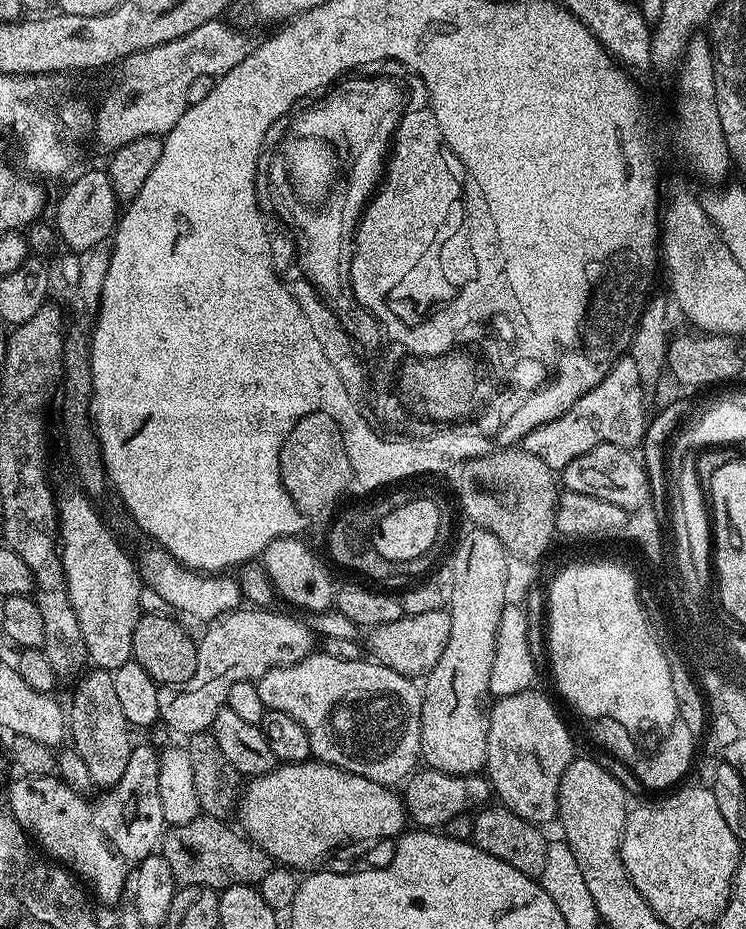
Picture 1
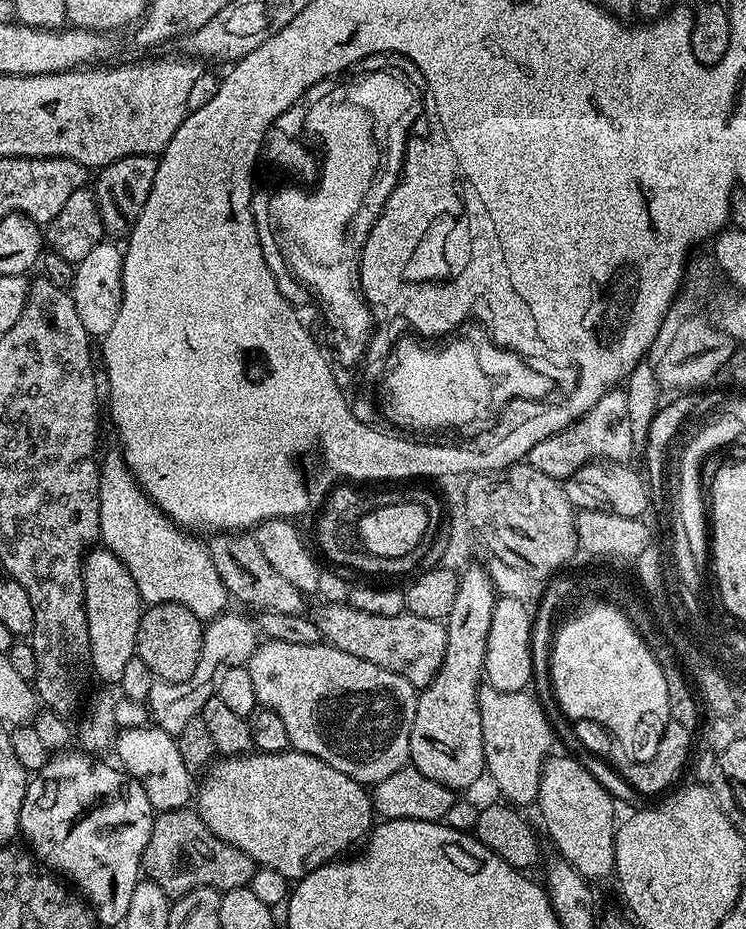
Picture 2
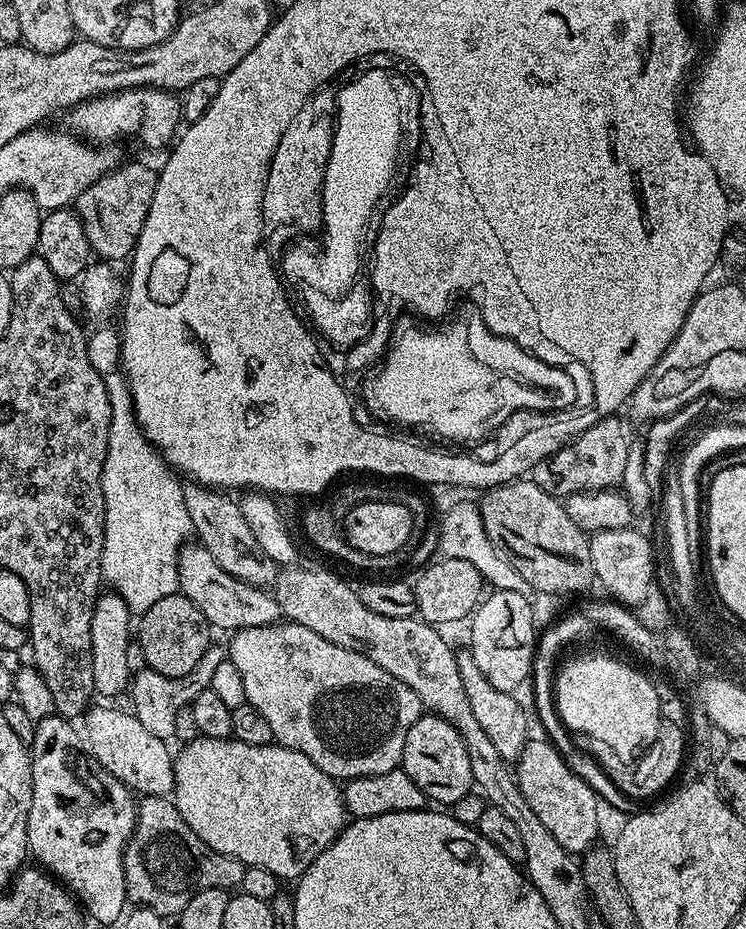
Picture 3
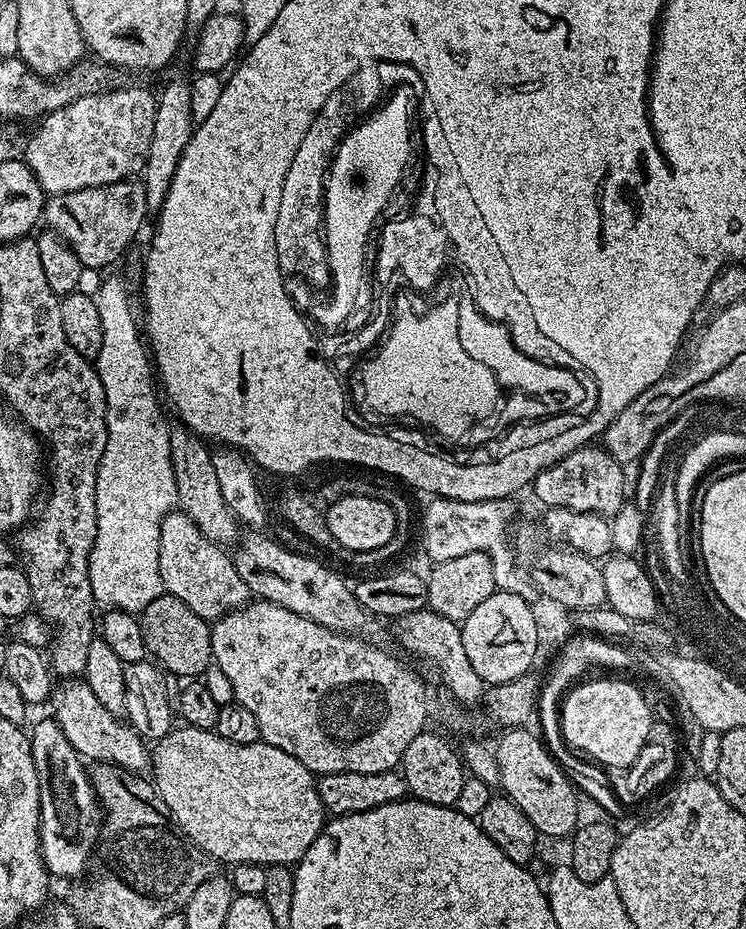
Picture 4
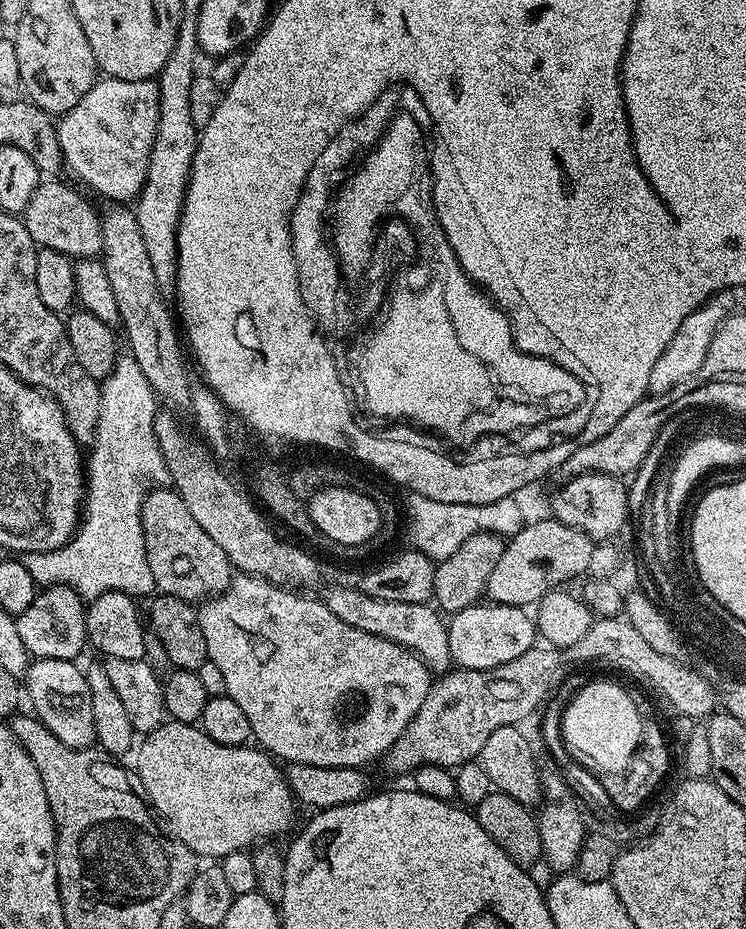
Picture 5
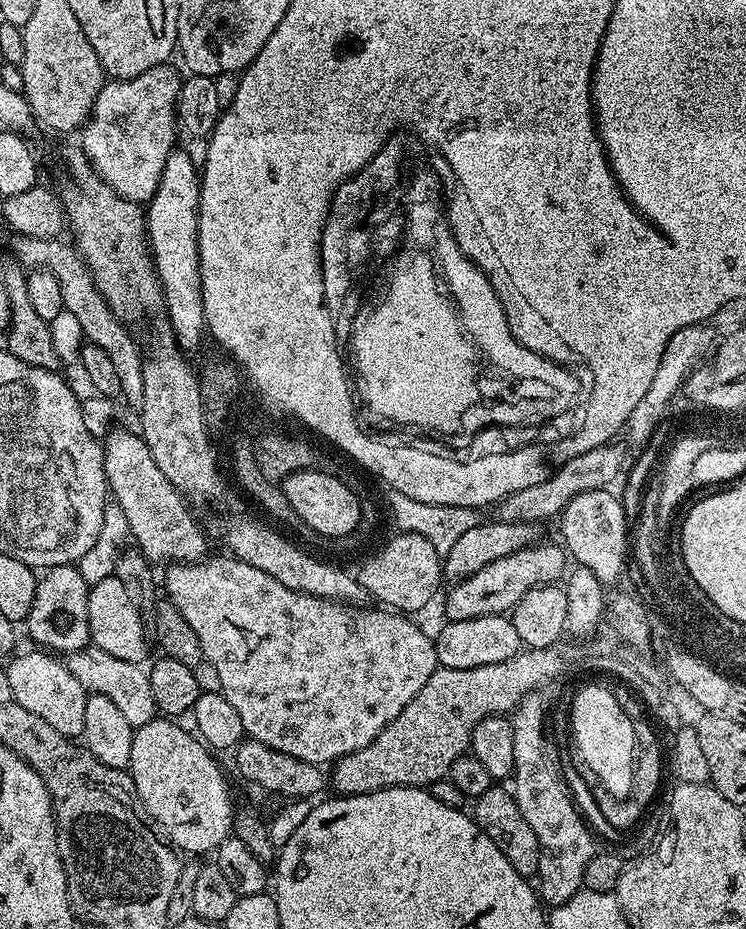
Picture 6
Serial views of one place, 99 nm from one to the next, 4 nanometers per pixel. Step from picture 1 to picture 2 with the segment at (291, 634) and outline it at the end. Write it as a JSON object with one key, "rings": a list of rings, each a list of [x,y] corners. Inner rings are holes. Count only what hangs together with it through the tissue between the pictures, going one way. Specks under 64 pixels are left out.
{"rings":[[[233,610],[225,611],[213,620],[207,621],[202,638],[202,654],[198,654],[198,670],[186,682],[171,684],[165,680],[156,680],[150,686],[150,694],[146,701],[148,712],[152,715],[151,723],[166,734],[179,738],[182,730],[192,720],[199,717],[200,711],[214,694],[214,681],[222,666],[239,668],[247,665],[249,658],[256,653],[258,647],[258,628],[244,616]]]}

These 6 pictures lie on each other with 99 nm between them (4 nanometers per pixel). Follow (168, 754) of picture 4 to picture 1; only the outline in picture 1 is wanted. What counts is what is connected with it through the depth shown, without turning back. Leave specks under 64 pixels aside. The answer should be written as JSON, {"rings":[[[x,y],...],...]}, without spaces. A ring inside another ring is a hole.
{"rings":[[[315,758],[306,759],[300,764],[281,763],[273,772],[251,777],[238,801],[239,816],[239,827],[243,835],[262,846],[277,865],[300,874],[327,865],[324,863],[339,848],[344,848],[355,840],[391,841],[405,831],[410,820],[401,793],[395,787],[370,782],[370,778],[350,774],[338,766],[324,764]]]}

